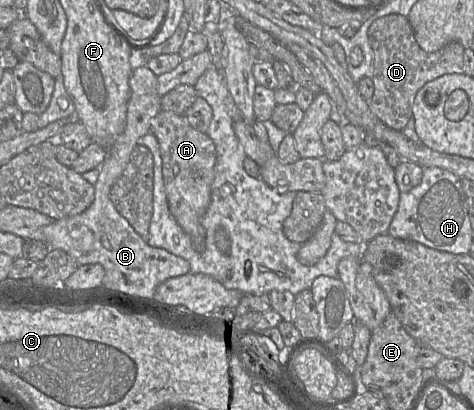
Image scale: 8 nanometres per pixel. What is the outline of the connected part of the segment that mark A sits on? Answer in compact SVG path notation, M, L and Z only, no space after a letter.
M161 110L151 120L150 132L156 136L160 146L169 210L190 237L193 247L202 252L206 241L202 217L211 200L211 185L217 160L216 146L207 134L195 130L183 116L171 111Z

